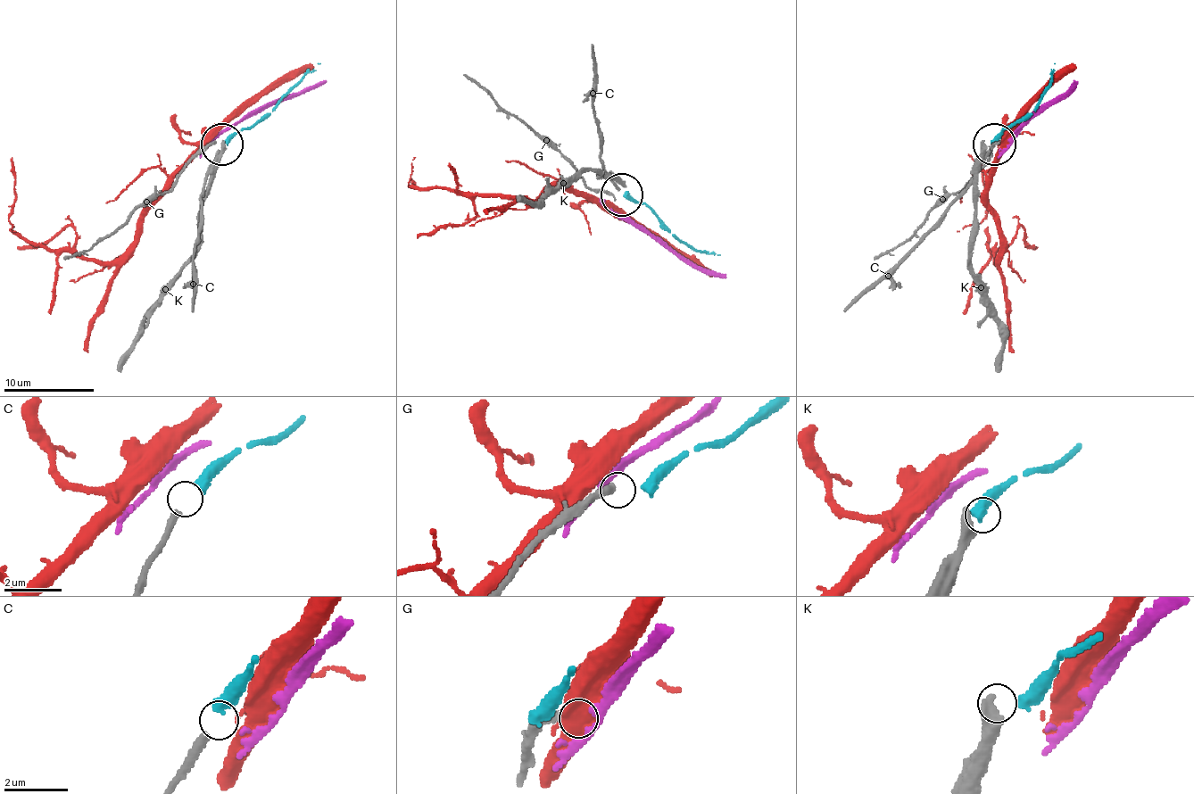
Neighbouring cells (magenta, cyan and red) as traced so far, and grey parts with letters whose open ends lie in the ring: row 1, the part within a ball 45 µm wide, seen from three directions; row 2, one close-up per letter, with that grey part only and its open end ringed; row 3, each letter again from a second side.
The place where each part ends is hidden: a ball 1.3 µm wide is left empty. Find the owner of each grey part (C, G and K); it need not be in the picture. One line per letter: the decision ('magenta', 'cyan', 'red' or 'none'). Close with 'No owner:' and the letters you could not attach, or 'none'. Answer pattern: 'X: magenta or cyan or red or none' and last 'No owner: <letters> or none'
C: cyan
G: none
K: none
No owner: G, K

